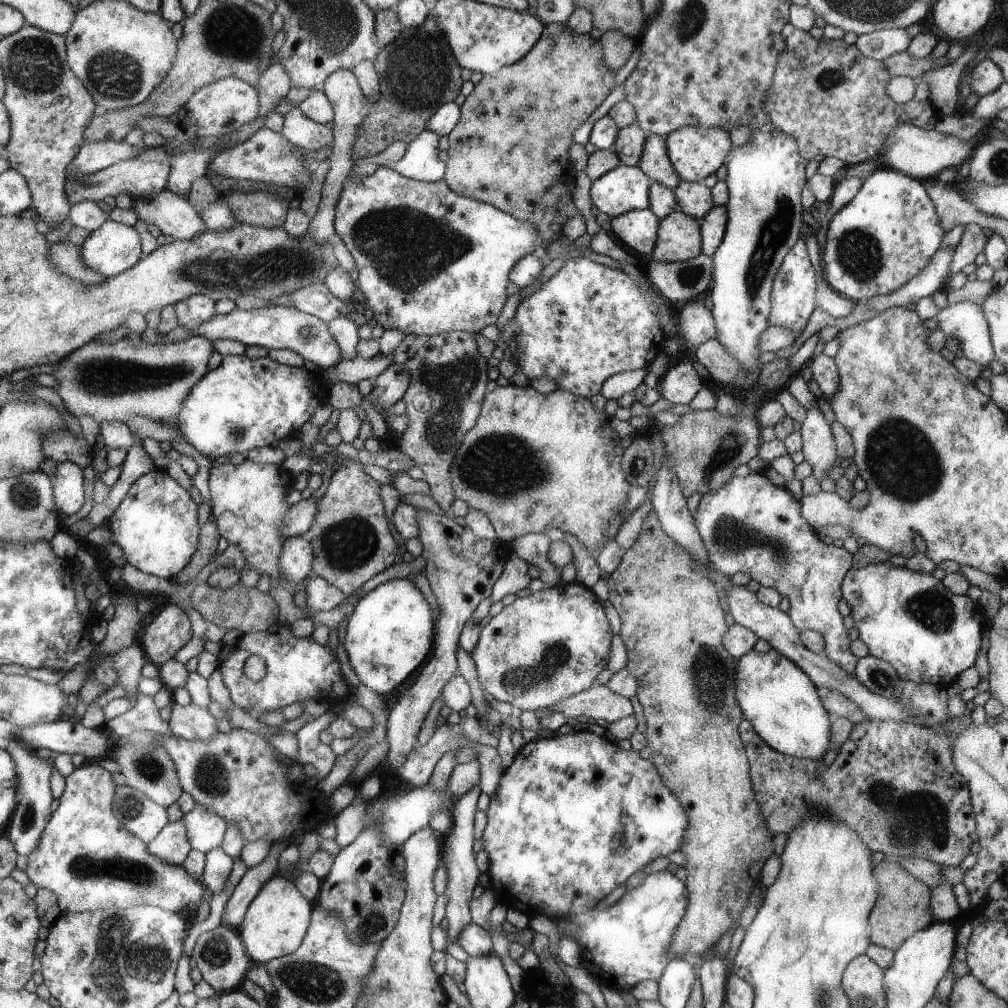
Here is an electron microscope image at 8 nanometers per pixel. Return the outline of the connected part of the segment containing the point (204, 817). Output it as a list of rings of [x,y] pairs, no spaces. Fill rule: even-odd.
[[[196,805],[196,808],[192,808],[184,815],[184,823],[187,826],[187,838],[191,842],[192,849],[206,854],[222,846],[226,822],[220,816],[212,814],[212,810]]]

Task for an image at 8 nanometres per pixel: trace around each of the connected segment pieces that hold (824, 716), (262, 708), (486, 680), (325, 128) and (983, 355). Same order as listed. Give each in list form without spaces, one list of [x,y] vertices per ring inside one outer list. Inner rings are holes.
[[[752,649],[737,659],[735,693],[739,706],[756,734],[782,754],[821,760],[830,748],[833,717],[823,705],[814,680],[778,650],[764,653]]]
[[[280,622],[272,624],[268,630],[241,635],[234,650],[221,662],[219,668],[232,702],[256,717],[282,711],[294,702],[309,700],[327,702],[333,707],[336,703],[347,701],[355,685],[355,682],[344,678],[340,662],[329,646],[318,646],[312,637],[296,638],[292,634],[291,625]],[[250,656],[260,656],[266,662],[266,676],[258,682],[246,678],[242,670]]]
[[[582,584],[556,585],[518,597],[503,608],[482,628],[478,644],[470,654],[485,692],[499,702],[513,706],[517,713],[528,710],[544,712],[564,698],[574,697],[592,688],[596,676],[606,668],[612,640],[611,620],[604,614],[602,600],[598,600]]]
[[[294,106],[286,116],[281,133],[297,148],[302,150],[317,151],[333,146],[334,131],[329,125],[317,123],[315,119],[308,118],[303,111]]]
[[[966,301],[952,304],[939,309],[936,320],[942,332],[959,340],[968,360],[986,367],[995,359],[990,328],[980,304]]]

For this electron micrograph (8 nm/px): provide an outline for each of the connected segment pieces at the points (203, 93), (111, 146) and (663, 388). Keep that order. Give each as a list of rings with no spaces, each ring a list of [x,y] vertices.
[[[229,77],[196,90],[196,94],[192,94],[187,105],[179,110],[178,120],[184,130],[184,137],[194,140],[202,136],[220,136],[233,132],[245,124],[254,122],[258,110],[260,110],[260,98],[256,88],[240,78]]]
[[[122,142],[83,143],[80,152],[72,160],[72,166],[82,174],[96,173],[120,161],[127,161],[140,154],[141,145],[131,146]]]
[[[690,359],[666,369],[659,378],[657,389],[661,398],[675,404],[689,404],[703,387],[703,378],[698,375]]]

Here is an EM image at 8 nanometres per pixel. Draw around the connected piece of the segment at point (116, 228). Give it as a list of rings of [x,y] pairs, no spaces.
[[[110,219],[91,232],[81,245],[82,260],[90,270],[100,272],[105,278],[118,276],[142,258],[140,235],[138,229]]]

